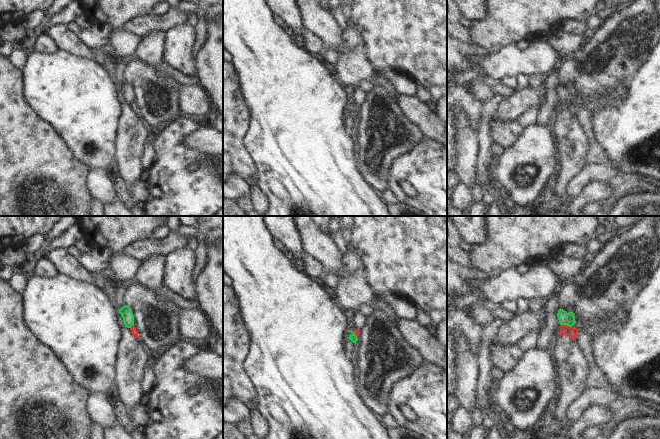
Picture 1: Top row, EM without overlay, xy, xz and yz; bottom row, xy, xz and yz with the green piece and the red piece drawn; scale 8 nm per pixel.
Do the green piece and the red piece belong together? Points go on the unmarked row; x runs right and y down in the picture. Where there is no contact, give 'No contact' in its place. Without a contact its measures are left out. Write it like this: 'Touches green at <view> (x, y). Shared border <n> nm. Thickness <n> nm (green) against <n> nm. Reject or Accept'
Touches green at yz (566, 100). Shared border 90 nm. Thickness 100 nm (green) against 80 nm. Accept

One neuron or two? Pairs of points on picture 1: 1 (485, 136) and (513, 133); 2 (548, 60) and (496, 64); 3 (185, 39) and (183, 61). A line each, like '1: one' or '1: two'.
1: two
2: one
3: one

